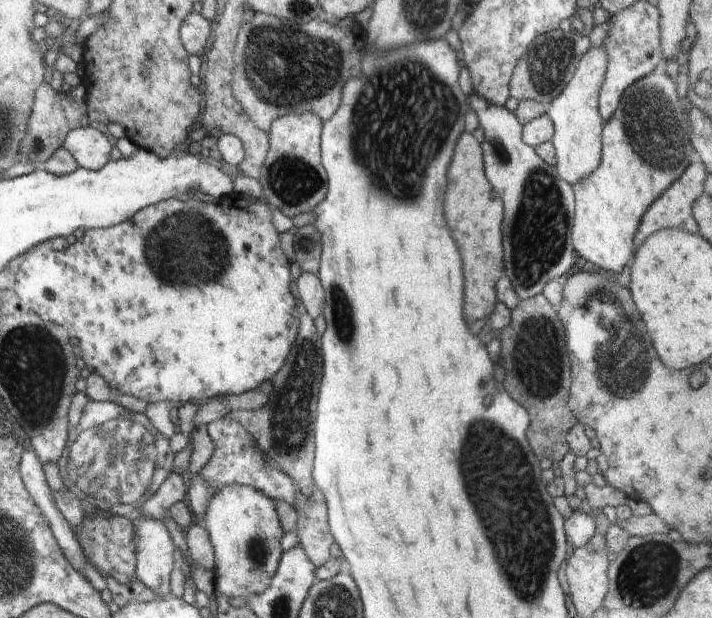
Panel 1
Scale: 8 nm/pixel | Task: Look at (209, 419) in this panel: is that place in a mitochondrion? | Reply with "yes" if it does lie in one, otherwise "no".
no

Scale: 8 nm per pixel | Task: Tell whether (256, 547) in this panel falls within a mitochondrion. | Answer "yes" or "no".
yes

